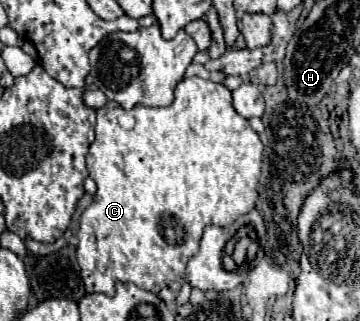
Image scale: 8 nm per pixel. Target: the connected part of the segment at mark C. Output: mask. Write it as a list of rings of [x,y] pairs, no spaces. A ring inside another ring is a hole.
[[[198,76],[192,78],[184,78],[178,86],[176,86],[176,98],[170,106],[134,106],[132,110],[124,110],[118,106],[118,102],[108,100],[102,108],[98,108],[98,124],[96,124],[96,140],[90,144],[90,150],[86,154],[86,164],[88,164],[88,172],[90,178],[96,182],[98,190],[94,194],[92,204],[82,212],[80,218],[80,230],[78,230],[78,264],[82,268],[82,280],[86,292],[102,292],[108,296],[114,296],[114,284],[116,280],[120,282],[132,282],[144,290],[150,290],[154,294],[158,294],[162,288],[170,286],[176,280],[184,278],[184,268],[186,262],[198,252],[200,246],[200,238],[202,238],[202,230],[208,224],[216,224],[216,226],[230,226],[238,216],[250,212],[254,208],[256,196],[258,196],[258,180],[261,176],[262,166],[262,142],[258,138],[258,134],[250,128],[248,120],[242,118],[234,106],[232,106],[232,94],[224,84],[212,82],[212,80],[204,80]]]

